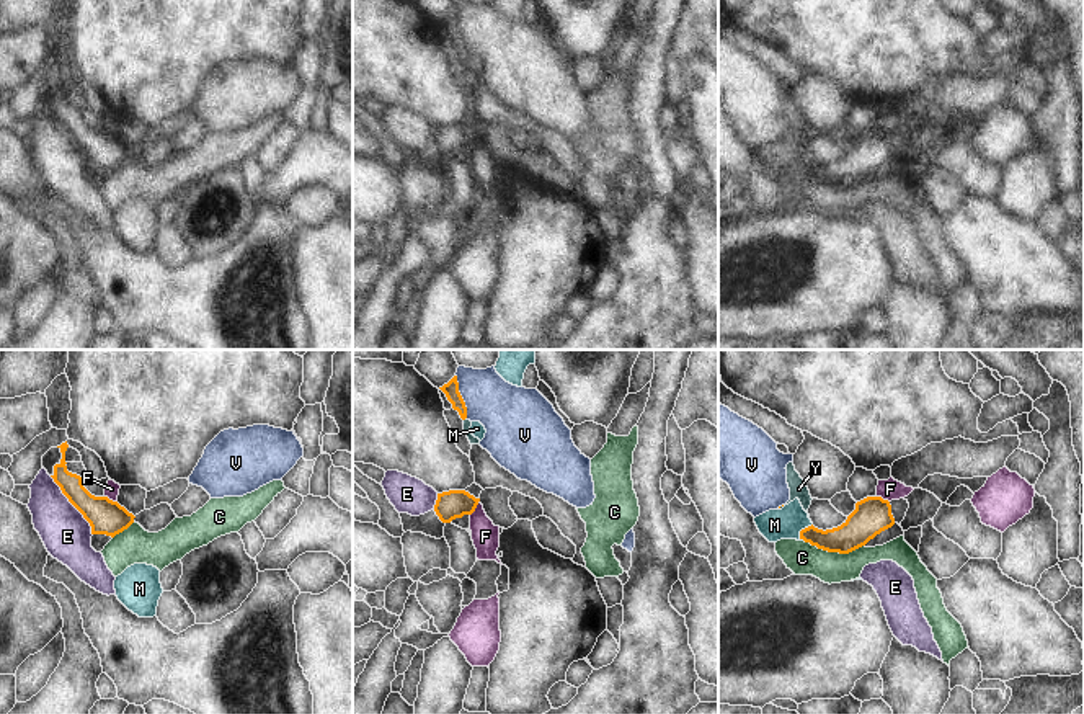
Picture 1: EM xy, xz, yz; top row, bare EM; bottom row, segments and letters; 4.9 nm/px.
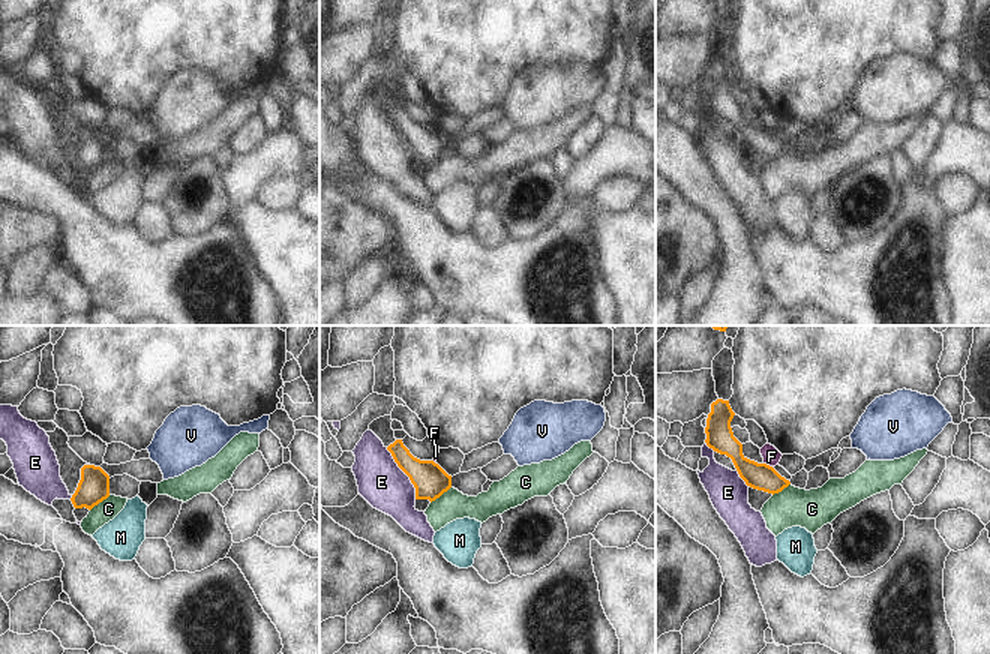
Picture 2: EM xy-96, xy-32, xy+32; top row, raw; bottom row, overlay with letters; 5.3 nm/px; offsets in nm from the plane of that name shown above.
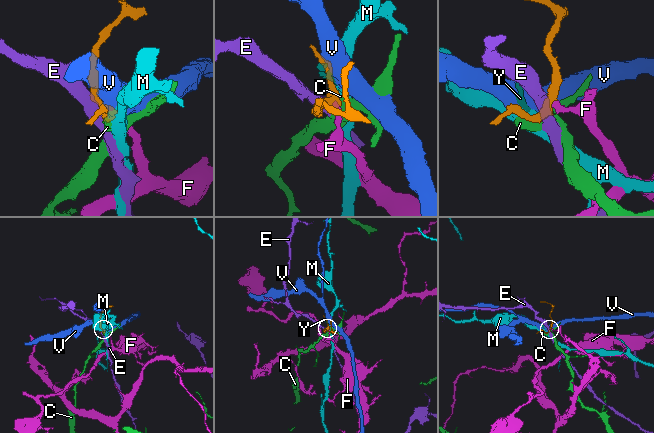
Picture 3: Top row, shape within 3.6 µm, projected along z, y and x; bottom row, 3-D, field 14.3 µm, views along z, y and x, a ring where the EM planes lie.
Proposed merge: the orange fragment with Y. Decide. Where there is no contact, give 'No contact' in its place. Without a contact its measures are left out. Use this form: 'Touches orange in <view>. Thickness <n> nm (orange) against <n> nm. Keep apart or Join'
No contact. Keep apart.

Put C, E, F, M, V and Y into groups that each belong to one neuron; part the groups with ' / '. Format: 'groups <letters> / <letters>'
groups C / E / F / M Y / V

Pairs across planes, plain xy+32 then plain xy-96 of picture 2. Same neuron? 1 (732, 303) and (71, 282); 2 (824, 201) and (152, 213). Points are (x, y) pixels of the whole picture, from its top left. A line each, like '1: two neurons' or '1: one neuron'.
1: two neurons
2: two neurons

